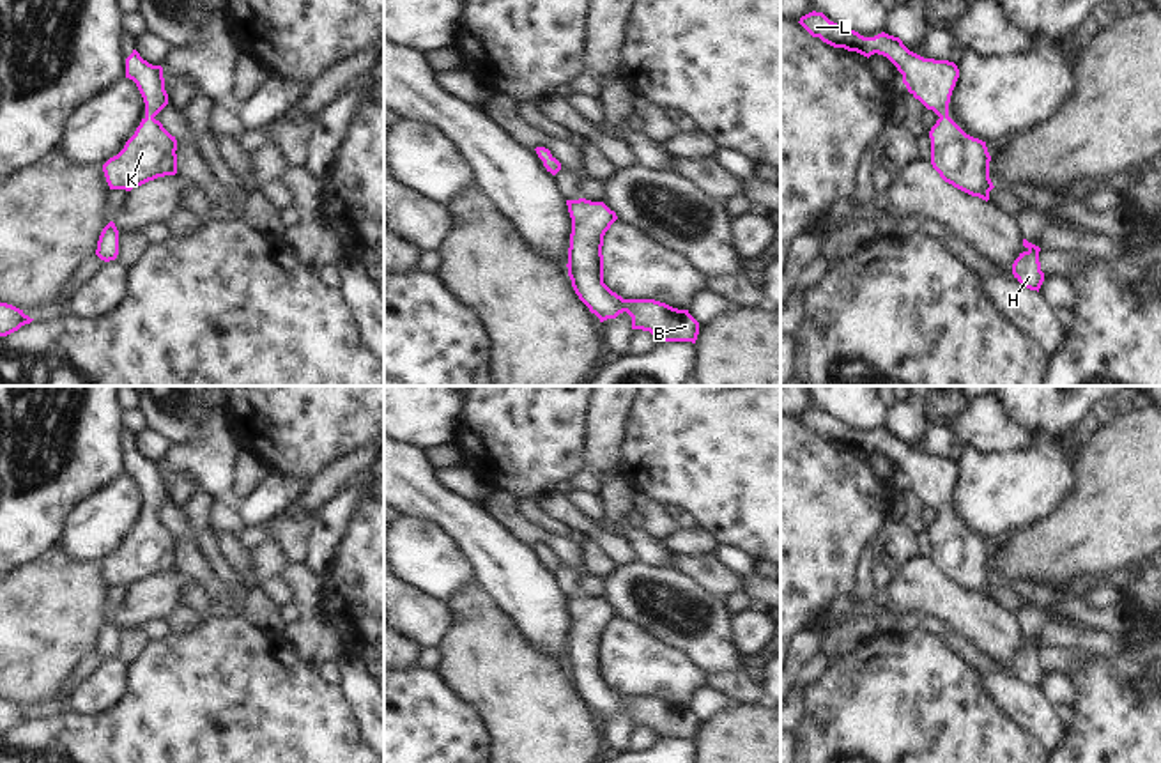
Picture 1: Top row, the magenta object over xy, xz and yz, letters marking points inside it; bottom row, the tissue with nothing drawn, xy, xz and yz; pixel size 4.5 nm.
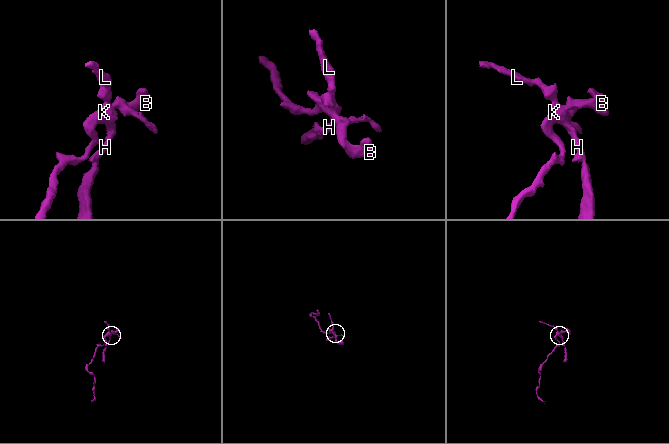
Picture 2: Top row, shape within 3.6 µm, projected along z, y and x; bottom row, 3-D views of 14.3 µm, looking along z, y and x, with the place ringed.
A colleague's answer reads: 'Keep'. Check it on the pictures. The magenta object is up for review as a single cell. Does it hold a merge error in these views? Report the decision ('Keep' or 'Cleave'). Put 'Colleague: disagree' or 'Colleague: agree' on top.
Colleague: agree
Keep.

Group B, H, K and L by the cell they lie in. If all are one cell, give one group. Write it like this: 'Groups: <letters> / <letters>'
Groups: B H K L.

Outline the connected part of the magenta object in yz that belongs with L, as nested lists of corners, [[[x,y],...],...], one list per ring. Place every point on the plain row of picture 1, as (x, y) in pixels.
[[[812,407],[798,420],[812,434],[819,434],[834,444],[857,448],[867,455],[874,450],[887,453],[903,471],[908,489],[940,513],[929,528],[933,565],[954,584],[989,597],[989,588],[995,582],[989,575],[991,552],[986,538],[966,531],[949,513],[950,492],[959,474],[954,459],[924,455],[910,448],[899,434],[885,428],[864,434],[855,427],[844,427],[823,409]]]

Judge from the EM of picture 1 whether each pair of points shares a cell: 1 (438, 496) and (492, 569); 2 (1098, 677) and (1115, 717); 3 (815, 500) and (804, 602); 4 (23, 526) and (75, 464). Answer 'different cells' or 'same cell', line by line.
1: same cell
2: same cell
3: same cell
4: same cell

